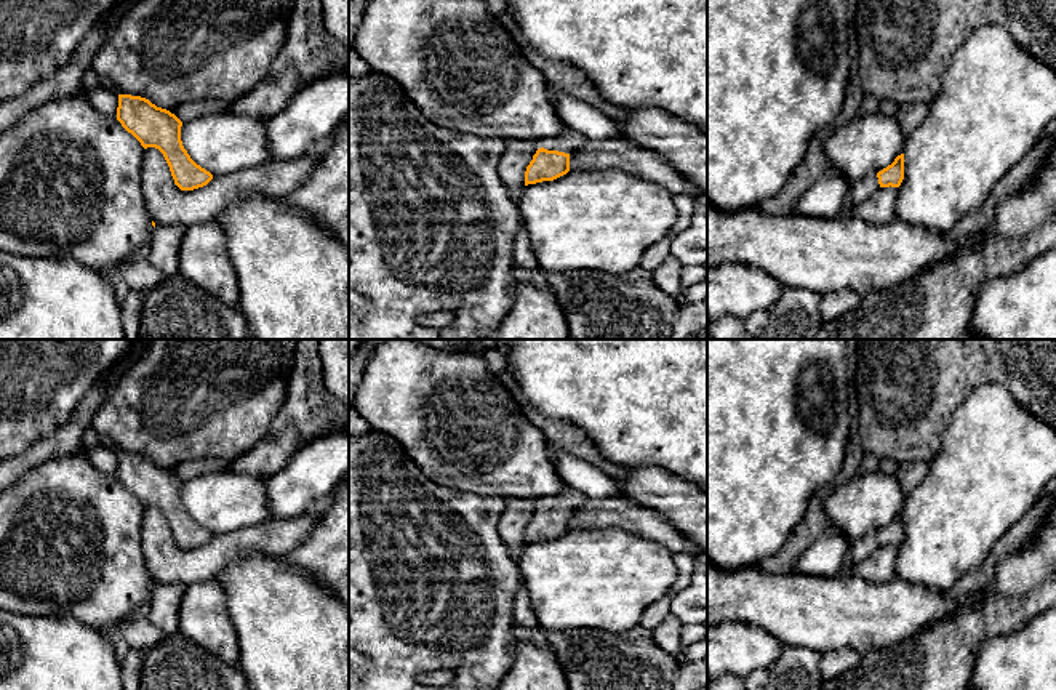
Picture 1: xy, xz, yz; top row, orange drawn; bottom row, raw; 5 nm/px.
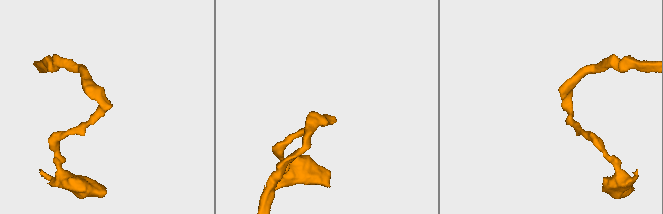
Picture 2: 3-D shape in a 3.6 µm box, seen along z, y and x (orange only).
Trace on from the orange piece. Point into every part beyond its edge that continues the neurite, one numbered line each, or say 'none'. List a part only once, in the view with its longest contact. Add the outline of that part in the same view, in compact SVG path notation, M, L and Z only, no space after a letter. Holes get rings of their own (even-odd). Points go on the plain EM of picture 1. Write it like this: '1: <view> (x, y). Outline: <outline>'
1: xz (570, 498). Outline: M568 487L547 499L542 501L542 506L547 509L558 509L565 512L573 512L586 501L586 496L578 488Z

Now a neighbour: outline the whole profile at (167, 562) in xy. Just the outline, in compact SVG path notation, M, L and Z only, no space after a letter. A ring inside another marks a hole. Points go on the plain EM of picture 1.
M155 506L144 507L141 546L155 584L197 584L218 576L237 559L259 552L285 556L296 549L310 533L317 514L296 519L267 519L262 524L237 532L213 535L198 548L181 549L171 535L163 512Z

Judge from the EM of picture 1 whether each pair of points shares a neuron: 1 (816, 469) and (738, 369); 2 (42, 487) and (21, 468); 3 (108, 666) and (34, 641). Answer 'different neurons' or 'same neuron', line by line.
1: same neuron
2: different neurons
3: same neuron

